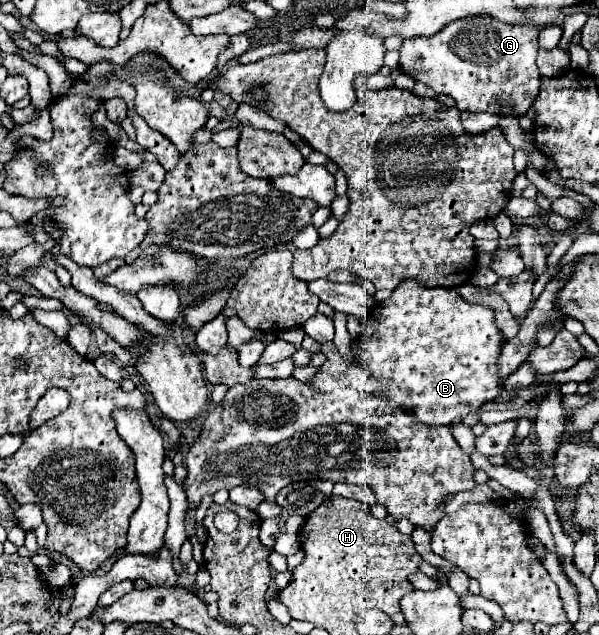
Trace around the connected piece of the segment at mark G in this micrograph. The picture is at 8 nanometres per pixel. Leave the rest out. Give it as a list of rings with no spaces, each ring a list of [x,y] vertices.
[[[473,16],[465,20],[451,22],[443,32],[437,32],[431,38],[415,36],[403,42],[399,48],[399,66],[401,72],[411,76],[413,80],[419,80],[427,84],[437,94],[447,94],[457,100],[459,110],[469,112],[491,112],[497,116],[525,116],[527,110],[533,106],[537,94],[541,76],[535,66],[537,58],[537,36],[539,26],[535,24],[503,24],[491,16]]]

